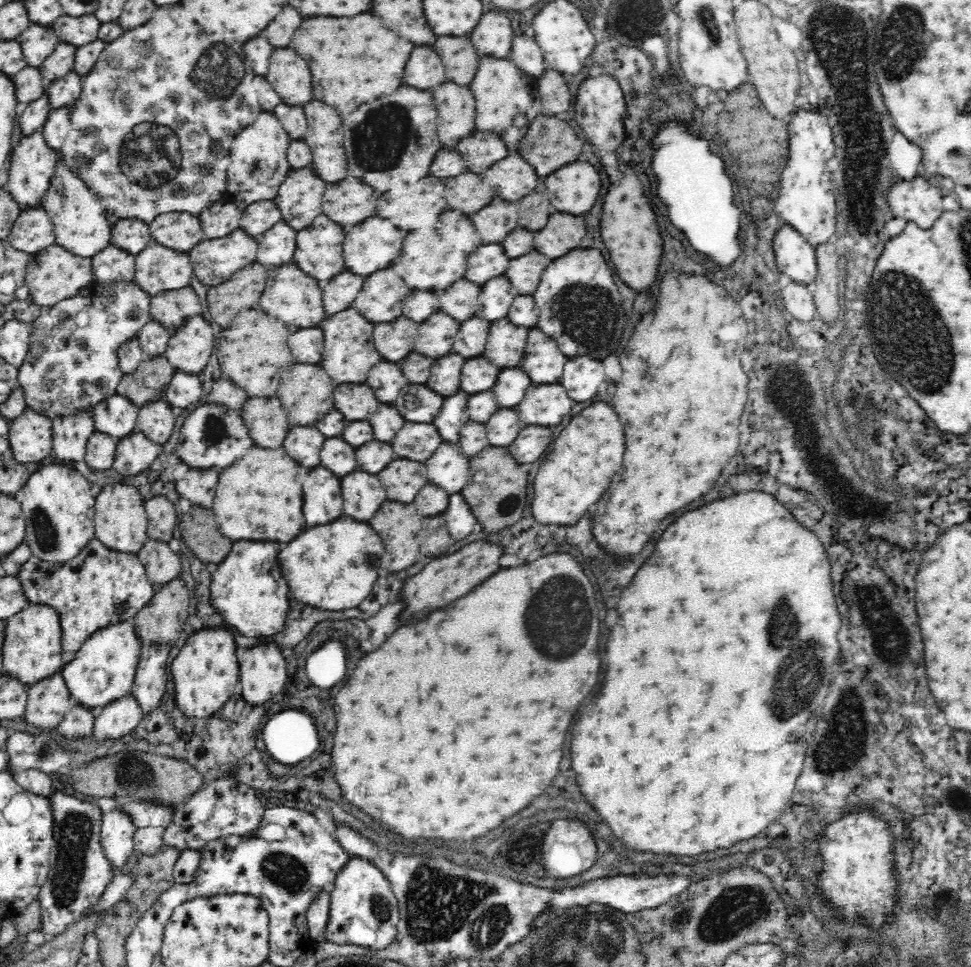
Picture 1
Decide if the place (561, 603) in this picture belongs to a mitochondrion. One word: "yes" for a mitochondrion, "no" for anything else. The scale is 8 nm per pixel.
yes

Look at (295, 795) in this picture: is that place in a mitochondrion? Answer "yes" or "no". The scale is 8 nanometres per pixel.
no

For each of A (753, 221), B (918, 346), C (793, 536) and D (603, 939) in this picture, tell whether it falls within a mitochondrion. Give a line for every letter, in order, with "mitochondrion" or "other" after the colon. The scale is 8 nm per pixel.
A: other
B: mitochondrion
C: other
D: mitochondrion

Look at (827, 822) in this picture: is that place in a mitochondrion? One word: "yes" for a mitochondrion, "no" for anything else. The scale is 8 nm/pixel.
no

